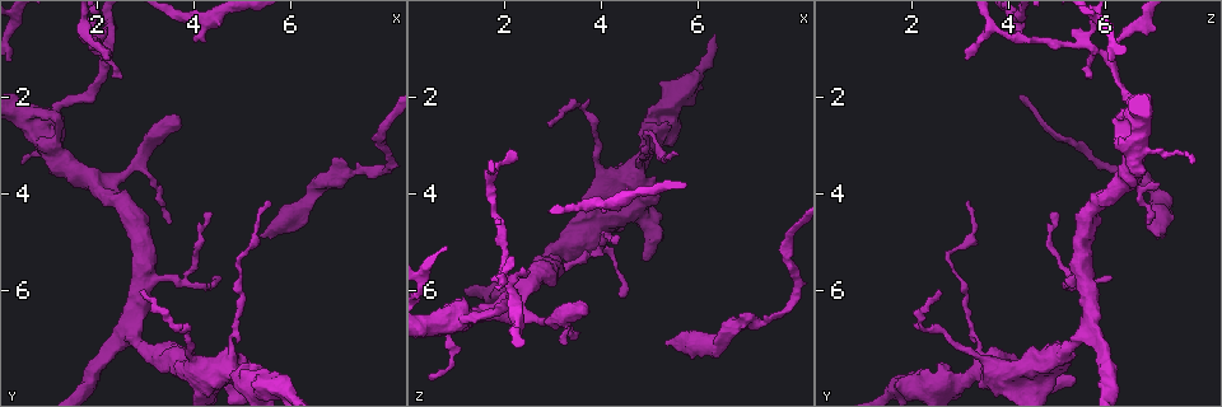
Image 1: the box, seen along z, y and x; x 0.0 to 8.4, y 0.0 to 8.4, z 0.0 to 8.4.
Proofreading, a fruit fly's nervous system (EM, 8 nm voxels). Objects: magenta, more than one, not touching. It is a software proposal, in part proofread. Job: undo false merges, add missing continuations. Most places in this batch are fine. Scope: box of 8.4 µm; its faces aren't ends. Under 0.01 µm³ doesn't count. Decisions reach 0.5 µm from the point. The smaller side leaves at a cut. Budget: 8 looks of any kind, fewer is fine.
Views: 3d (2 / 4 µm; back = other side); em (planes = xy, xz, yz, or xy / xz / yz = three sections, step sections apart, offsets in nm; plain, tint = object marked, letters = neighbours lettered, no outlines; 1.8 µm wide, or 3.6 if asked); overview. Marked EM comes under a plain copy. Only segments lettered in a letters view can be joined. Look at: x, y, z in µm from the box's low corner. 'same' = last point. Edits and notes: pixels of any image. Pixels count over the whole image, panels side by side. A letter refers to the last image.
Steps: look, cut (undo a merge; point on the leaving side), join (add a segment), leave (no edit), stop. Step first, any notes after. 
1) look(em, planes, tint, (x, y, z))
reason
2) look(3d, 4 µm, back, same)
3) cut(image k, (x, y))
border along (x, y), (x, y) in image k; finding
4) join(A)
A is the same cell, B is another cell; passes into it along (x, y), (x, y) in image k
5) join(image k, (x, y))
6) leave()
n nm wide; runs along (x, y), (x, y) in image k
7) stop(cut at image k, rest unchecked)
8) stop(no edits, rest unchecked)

look(em, xy, step 16, tint, (4.00, 0.80, 4.40))
an open end

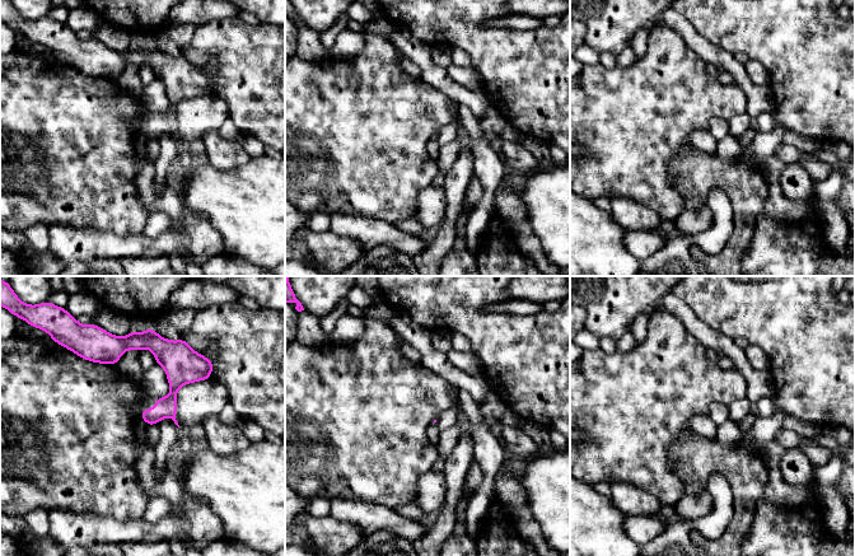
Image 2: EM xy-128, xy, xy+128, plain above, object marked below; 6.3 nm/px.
look(em, planes, letters, same)

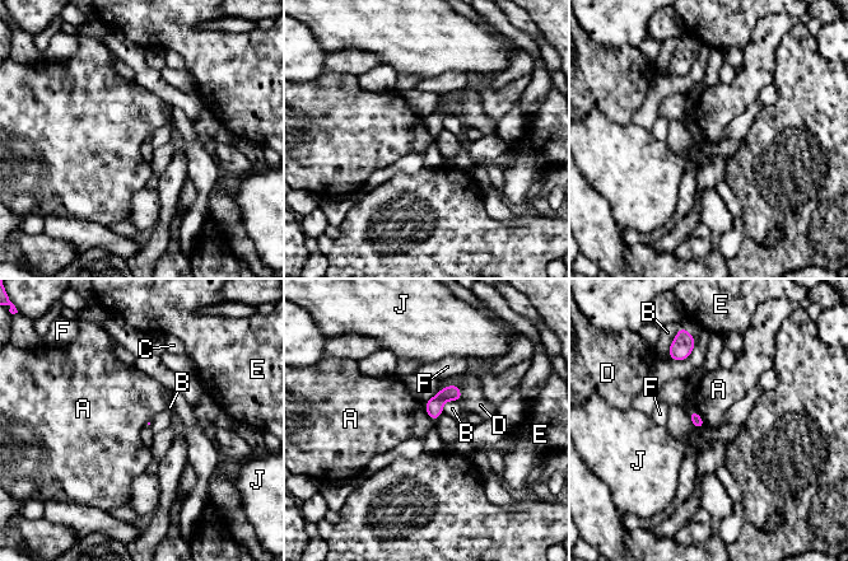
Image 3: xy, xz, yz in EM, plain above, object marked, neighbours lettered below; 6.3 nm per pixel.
leave()
A, B, C, D, E, F and J are other cells; none of them fits

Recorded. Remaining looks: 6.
look(3d, 2 µm, (2.15, 1.25, 6.10))
branch point

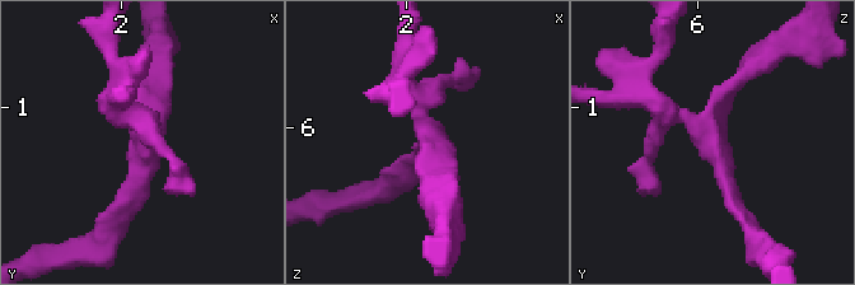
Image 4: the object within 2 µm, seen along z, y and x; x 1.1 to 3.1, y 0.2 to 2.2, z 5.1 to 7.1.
look(em, 3.6 µm, xz, step 4, tint, (2.20, 1.22, 6.08))
shape alone is not enough

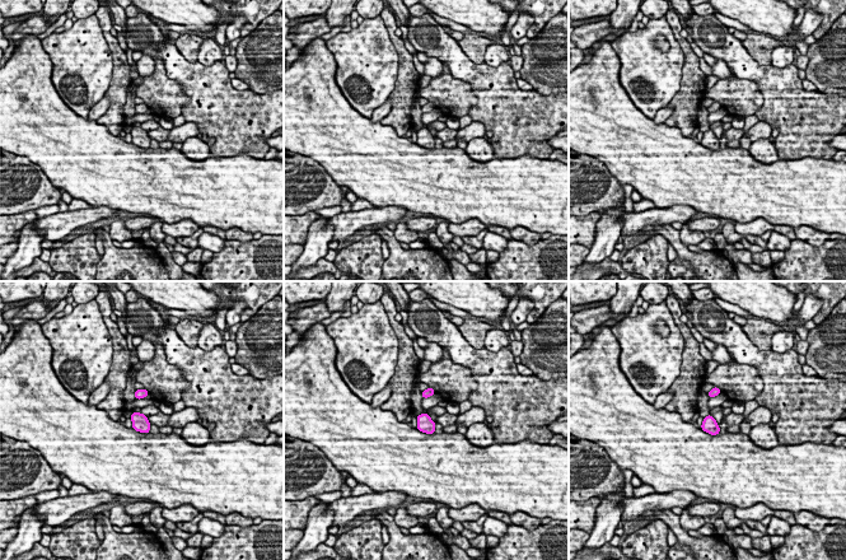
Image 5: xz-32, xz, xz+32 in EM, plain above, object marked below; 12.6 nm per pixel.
look(em, 3.6 µm, planes, letters, same)

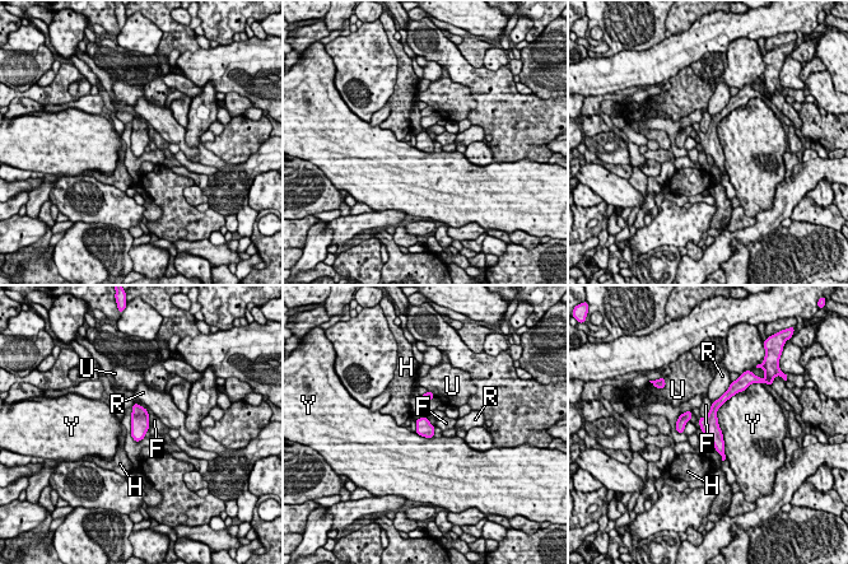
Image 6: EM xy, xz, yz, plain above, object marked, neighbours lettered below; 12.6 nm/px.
leave()
220 nm wide; F, H, R, U and Y are other cells; runs along (726, 396), (712, 413), (721, 450) in image 6; continuous, no second cell

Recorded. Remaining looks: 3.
look(3d, 4 µm, (1.10, 3.00, 6.65))
arms part here

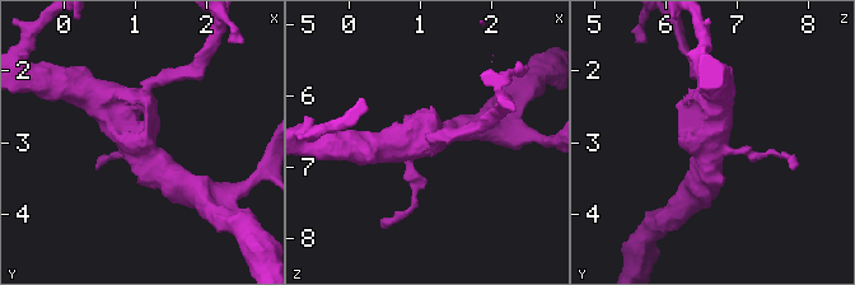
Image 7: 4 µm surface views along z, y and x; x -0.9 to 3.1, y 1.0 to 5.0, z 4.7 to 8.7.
look(em, xz, step 4, tint, (1.05, 3.05, 6.70))

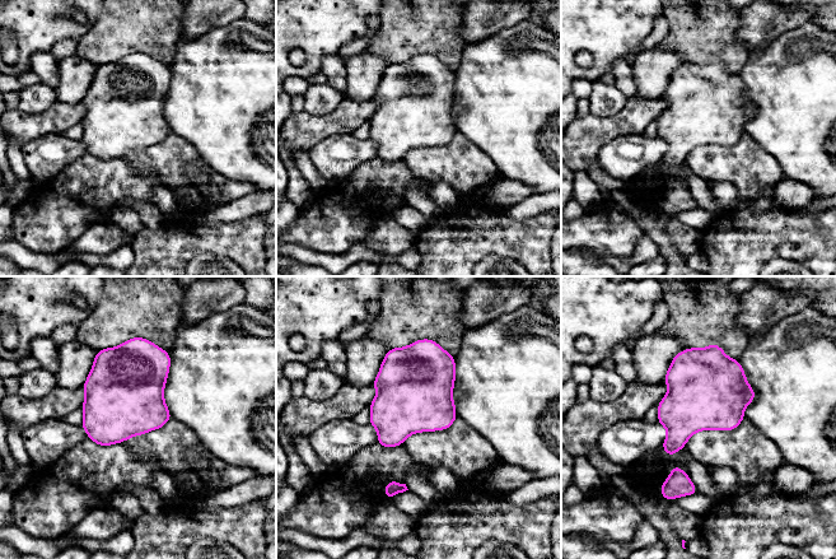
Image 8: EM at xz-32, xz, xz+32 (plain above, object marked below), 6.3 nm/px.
look(em, planes, letters, same)

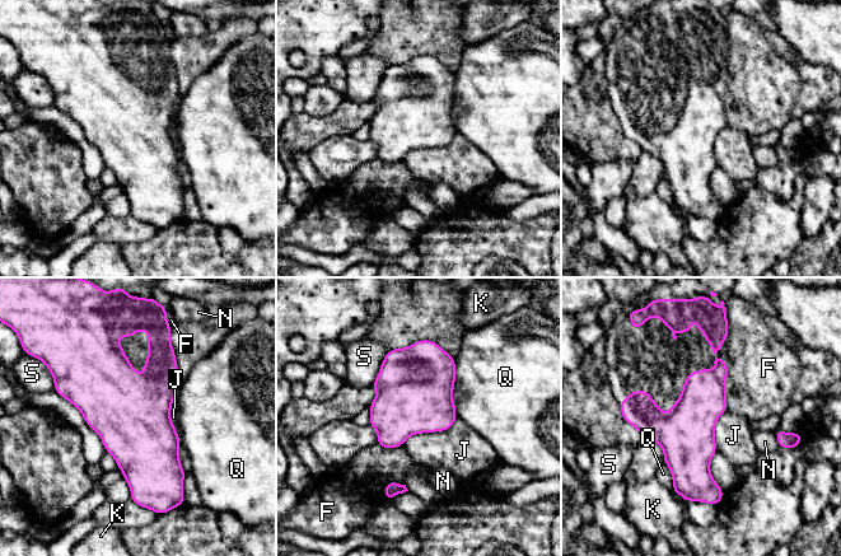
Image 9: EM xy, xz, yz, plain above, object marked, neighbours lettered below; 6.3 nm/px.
leave()
360 nm wide; J touches over 400 nm; F, J, K, N, Q and S are other cells; one cell here

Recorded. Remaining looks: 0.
stop(no edits, rest unchecked)

